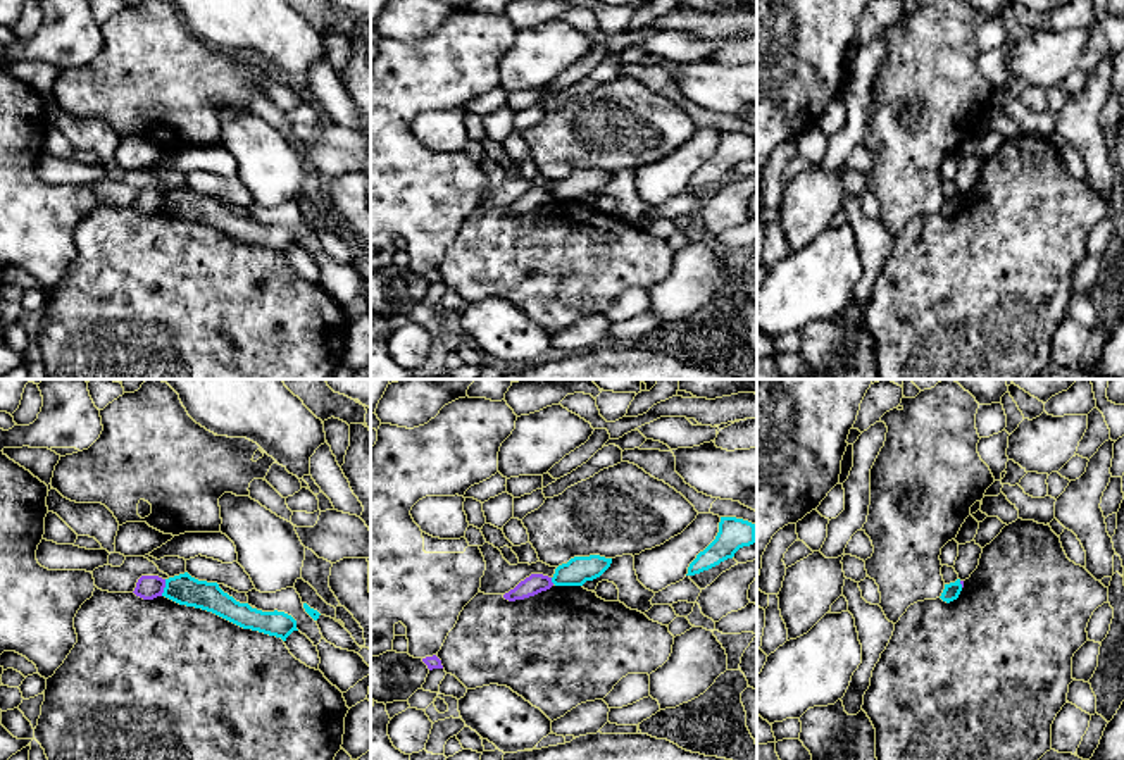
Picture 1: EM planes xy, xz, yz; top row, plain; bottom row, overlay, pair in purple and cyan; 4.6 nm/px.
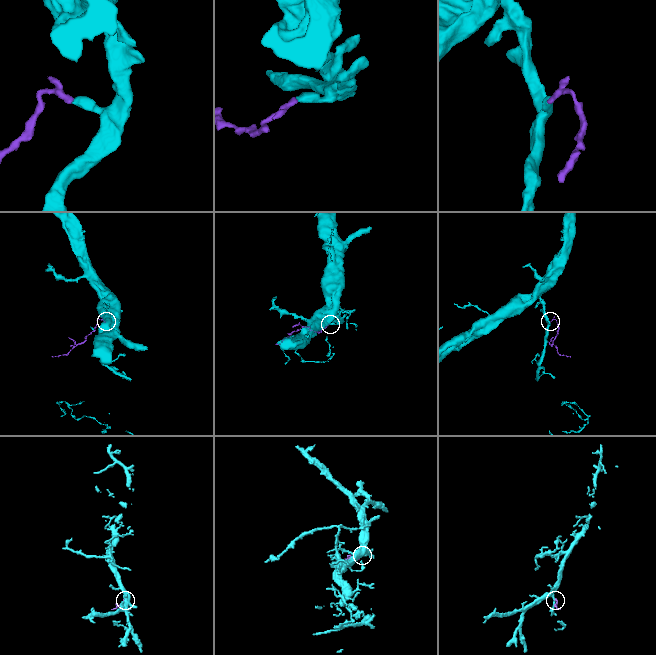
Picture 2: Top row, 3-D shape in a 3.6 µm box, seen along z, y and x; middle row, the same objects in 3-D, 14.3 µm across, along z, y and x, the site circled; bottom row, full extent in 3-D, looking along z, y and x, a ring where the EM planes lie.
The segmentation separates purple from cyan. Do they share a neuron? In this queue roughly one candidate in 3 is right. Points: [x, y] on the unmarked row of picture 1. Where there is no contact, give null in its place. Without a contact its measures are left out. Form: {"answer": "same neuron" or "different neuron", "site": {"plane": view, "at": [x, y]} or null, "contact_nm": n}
{"answer": "different neuron", "site": {"plane": "xy", "at": [164, 200]}, "contact_nm": 80}

